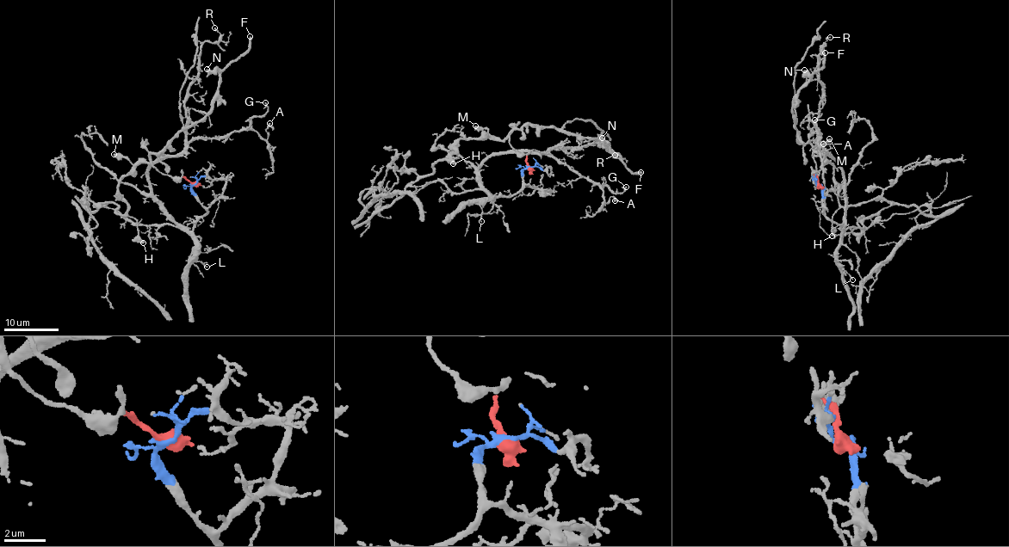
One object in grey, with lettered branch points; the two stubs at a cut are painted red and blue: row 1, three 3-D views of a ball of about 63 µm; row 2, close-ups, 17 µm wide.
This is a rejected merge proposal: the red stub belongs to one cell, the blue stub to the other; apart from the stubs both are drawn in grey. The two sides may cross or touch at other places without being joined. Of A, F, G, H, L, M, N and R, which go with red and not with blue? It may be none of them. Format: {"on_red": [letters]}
{"on_red": ["F", "H", "M", "N"]}

